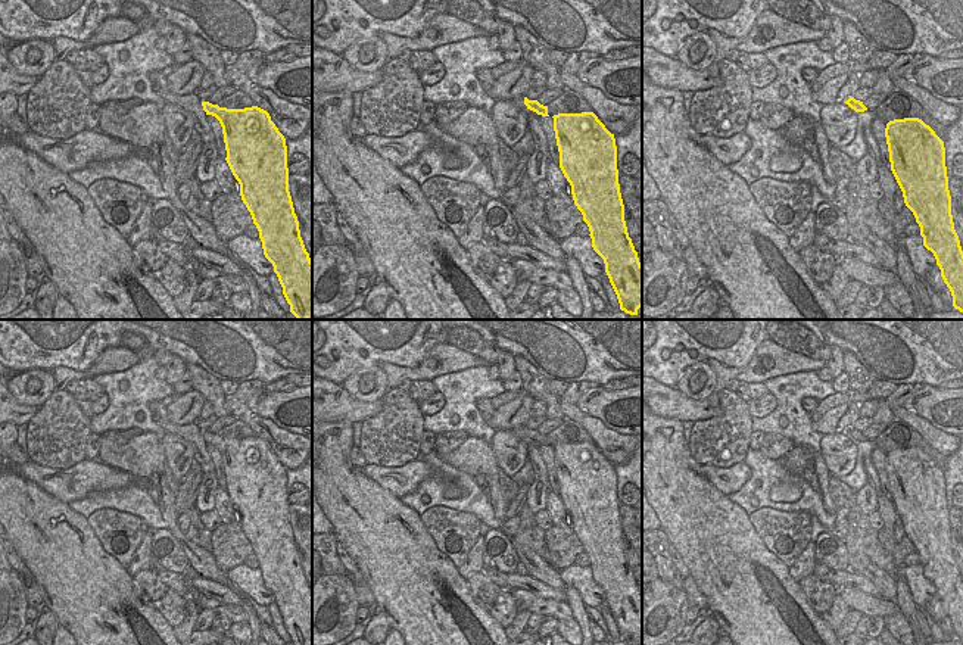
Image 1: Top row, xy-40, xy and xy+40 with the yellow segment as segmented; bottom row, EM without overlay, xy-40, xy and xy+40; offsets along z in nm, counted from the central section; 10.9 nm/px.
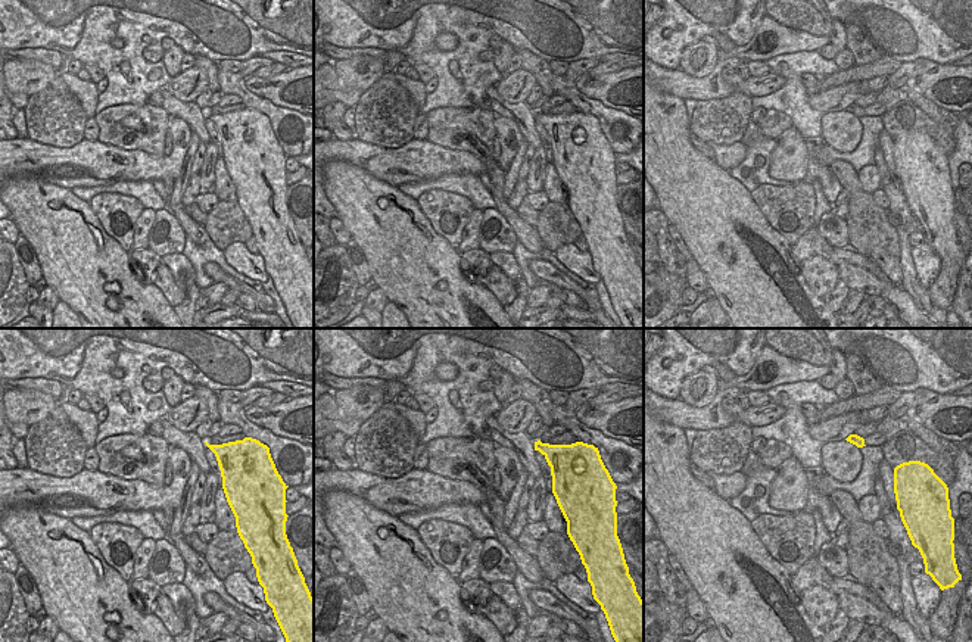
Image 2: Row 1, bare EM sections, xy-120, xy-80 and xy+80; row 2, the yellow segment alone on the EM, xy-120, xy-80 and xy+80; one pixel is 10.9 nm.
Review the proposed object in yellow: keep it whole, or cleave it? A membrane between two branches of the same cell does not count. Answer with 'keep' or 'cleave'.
keep

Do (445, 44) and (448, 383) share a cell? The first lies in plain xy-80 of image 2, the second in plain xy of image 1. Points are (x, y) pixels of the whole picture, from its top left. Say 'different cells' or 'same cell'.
different cells

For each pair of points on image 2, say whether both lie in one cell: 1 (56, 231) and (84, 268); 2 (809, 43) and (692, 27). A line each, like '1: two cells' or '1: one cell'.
1: one cell
2: two cells

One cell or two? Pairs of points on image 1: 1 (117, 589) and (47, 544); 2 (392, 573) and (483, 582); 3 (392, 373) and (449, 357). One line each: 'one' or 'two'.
1: one
2: two
3: one

